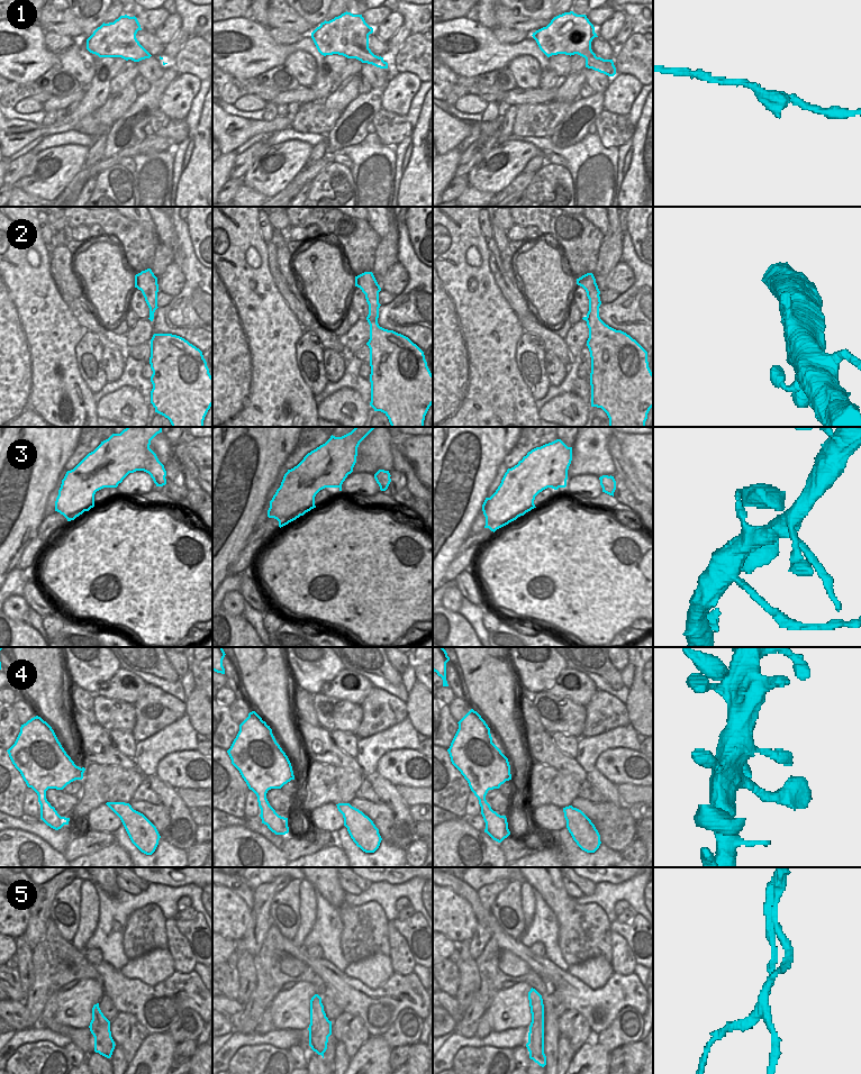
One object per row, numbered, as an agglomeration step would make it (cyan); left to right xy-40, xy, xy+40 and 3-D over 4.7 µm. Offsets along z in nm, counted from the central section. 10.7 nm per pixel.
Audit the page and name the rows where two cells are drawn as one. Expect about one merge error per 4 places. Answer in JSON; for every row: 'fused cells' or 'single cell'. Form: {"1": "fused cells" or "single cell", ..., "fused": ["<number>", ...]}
{"1": "single cell", "2": "single cell", "3": "fused cells", "4": "single cell", "5": "fused cells", "fused": ["3", "5"]}

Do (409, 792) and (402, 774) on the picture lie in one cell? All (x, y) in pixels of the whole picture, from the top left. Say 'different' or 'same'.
different

